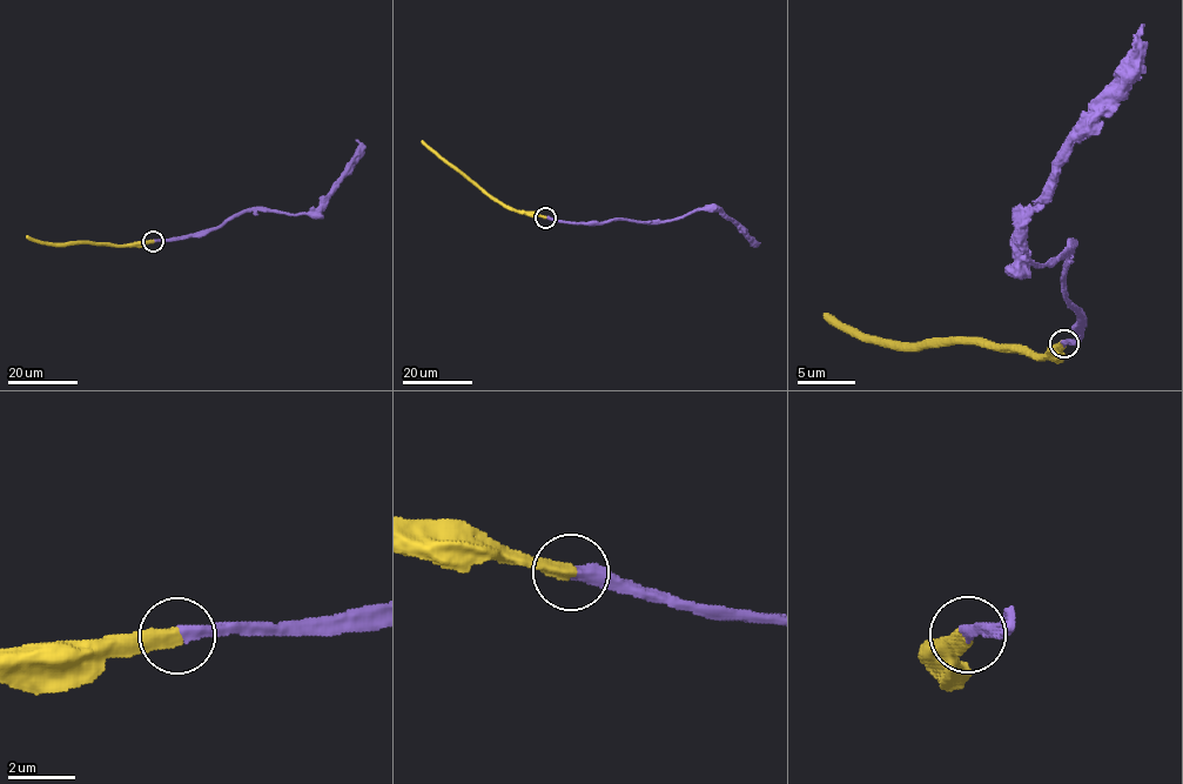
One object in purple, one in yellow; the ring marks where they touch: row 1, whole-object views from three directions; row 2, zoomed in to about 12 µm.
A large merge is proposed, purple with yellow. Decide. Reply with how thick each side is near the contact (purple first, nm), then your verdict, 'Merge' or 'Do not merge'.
Thickness 420 nm (purple) against 440 nm. Merge

